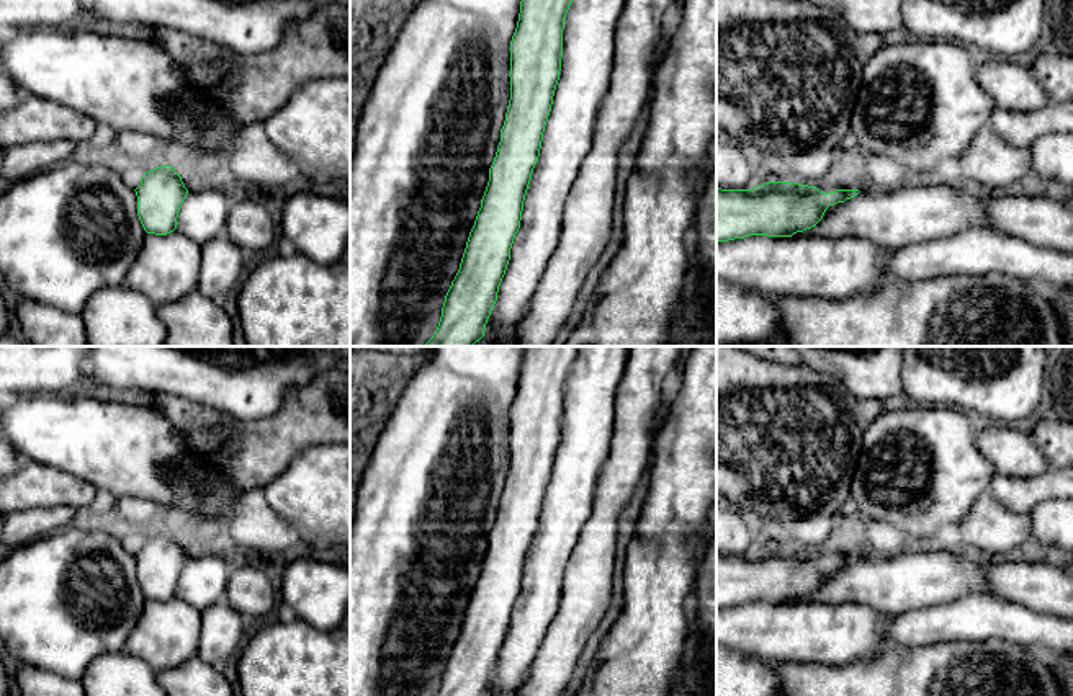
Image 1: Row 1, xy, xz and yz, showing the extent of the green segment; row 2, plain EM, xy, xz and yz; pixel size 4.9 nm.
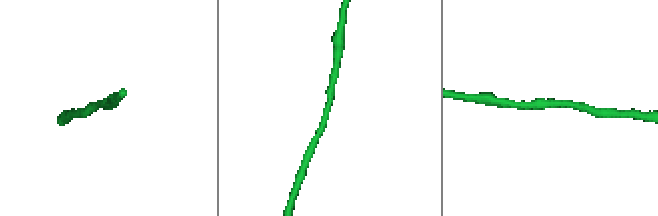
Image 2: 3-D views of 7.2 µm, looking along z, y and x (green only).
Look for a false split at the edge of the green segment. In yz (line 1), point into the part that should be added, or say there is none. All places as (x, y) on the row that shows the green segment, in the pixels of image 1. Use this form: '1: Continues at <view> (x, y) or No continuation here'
1: No continuation here

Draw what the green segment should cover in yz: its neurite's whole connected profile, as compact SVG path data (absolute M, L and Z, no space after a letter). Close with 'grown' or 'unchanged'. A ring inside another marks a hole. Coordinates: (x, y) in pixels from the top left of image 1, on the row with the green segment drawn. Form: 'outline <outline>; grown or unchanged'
outline M767 181L751 190L716 188L716 242L749 235L792 237L815 227L829 206L859 190L819 191L793 181Z; unchanged

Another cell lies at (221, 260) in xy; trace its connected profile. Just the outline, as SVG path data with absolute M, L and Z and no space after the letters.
M222 235L201 245L201 271L198 291L211 301L222 302L226 294L239 288L245 273L245 252Z

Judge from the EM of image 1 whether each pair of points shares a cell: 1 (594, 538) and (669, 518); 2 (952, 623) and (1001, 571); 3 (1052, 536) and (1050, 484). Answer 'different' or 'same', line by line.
1: different
2: different
3: different

